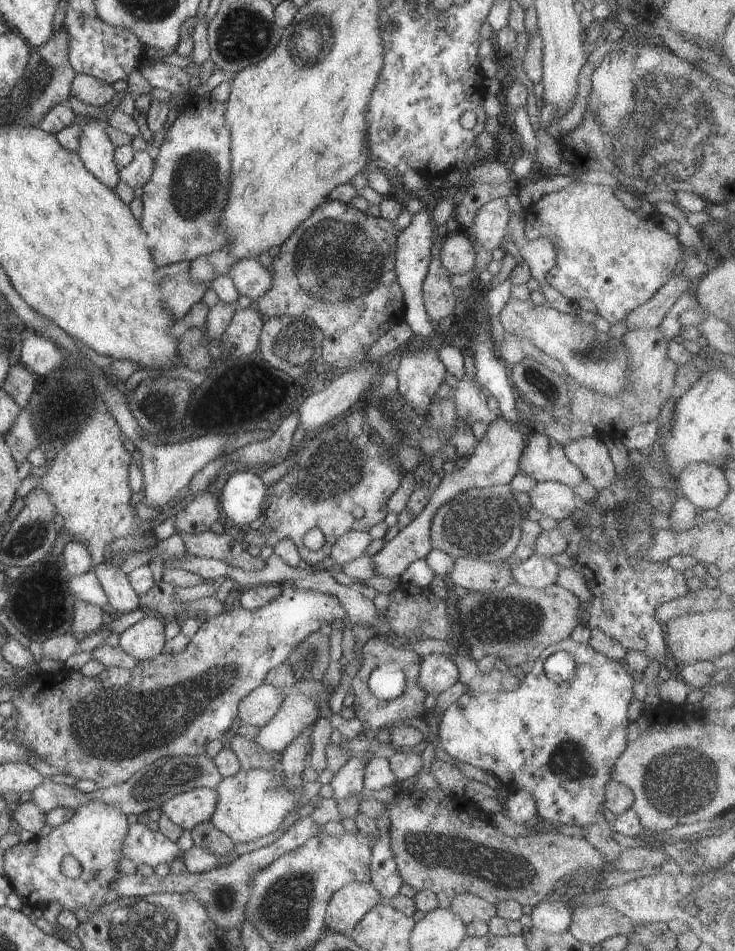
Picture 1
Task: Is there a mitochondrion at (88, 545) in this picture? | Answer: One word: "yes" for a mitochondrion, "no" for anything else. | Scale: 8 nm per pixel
no

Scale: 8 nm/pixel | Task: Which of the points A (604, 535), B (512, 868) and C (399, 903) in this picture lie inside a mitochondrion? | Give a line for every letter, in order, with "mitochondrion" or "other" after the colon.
A: mitochondrion
B: mitochondrion
C: other

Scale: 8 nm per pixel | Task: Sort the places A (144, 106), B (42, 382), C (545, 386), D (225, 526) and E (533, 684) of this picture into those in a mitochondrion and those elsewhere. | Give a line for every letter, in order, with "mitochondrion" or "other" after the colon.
A: other
B: other
C: mitochondrion
D: other
E: other

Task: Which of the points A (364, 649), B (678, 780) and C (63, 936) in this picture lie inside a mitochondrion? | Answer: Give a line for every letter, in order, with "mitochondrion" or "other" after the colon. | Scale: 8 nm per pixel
A: other
B: mitochondrion
C: other

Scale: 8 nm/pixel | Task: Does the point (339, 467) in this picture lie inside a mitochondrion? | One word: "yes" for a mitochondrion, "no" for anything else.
yes

